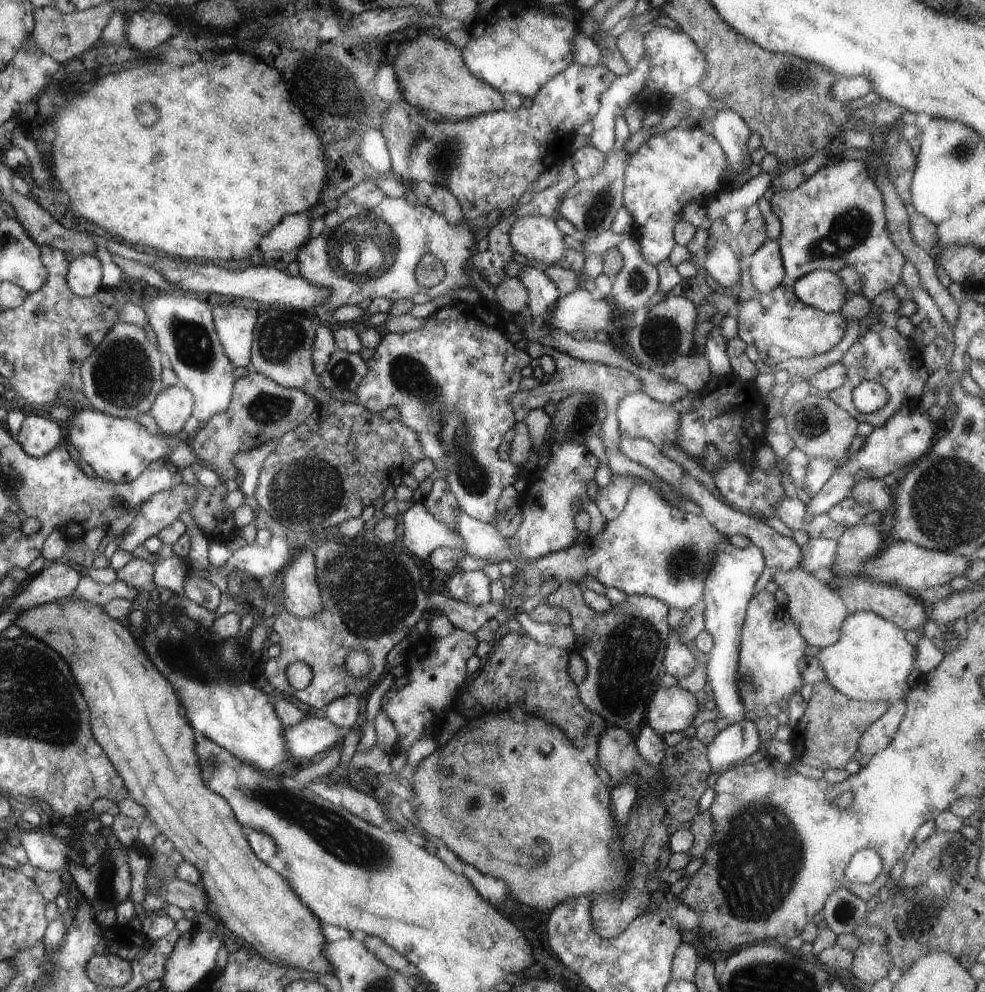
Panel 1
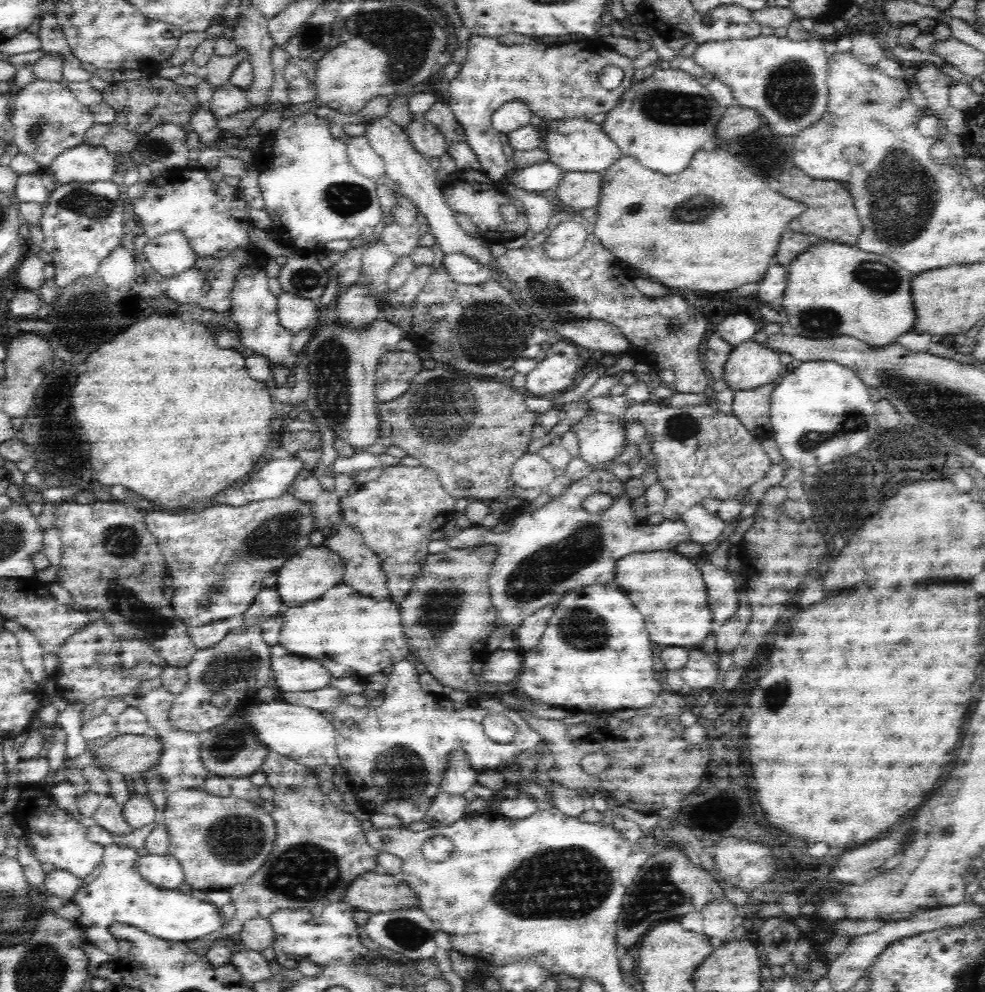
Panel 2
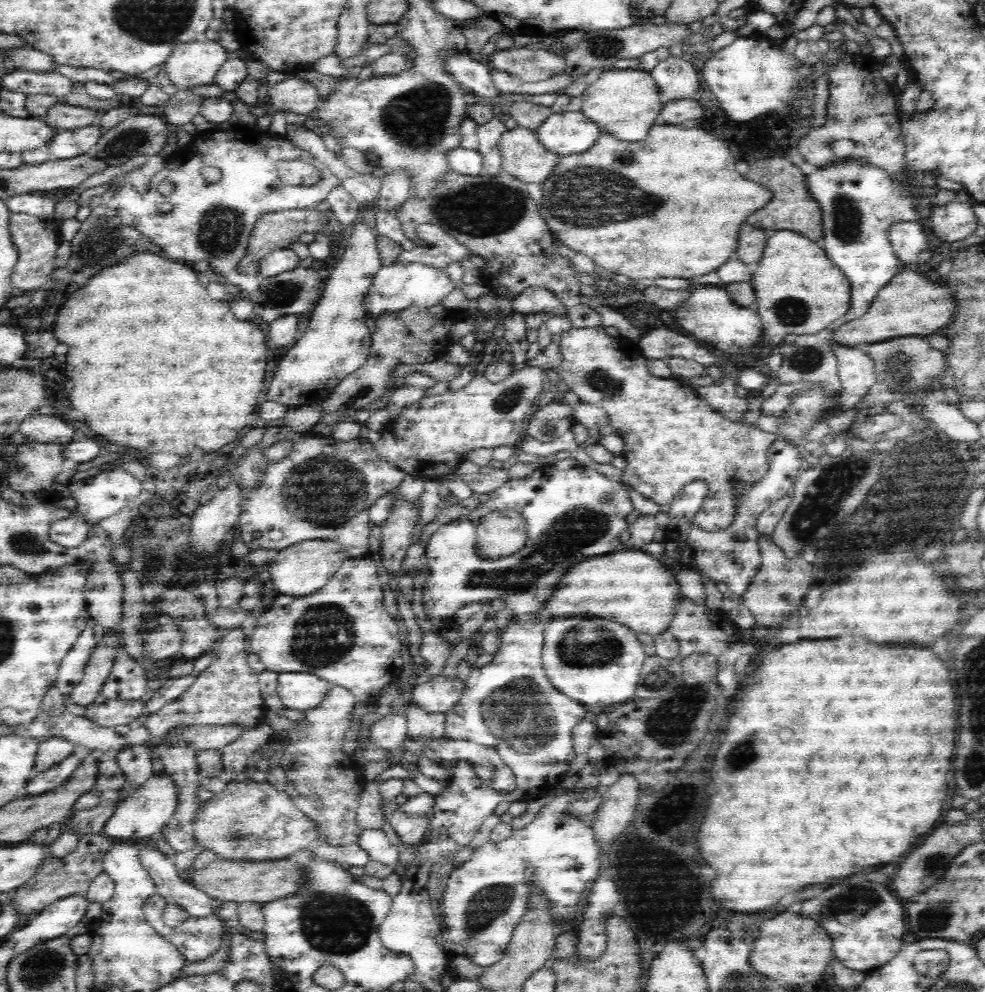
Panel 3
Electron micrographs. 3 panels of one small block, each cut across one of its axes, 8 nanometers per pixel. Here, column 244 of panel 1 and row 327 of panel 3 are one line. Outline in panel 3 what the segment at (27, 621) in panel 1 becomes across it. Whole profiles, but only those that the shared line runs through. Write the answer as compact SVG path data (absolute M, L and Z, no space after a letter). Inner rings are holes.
M912 269L899 270L894 274L894 280L888 280L886 286L880 288L866 316L856 322L846 322L834 330L834 341L841 346L858 347L890 338L928 338L928 334L934 334L940 328L948 326L948 322L956 316L958 306L952 292L955 292L953 288L926 278L922 272Z

